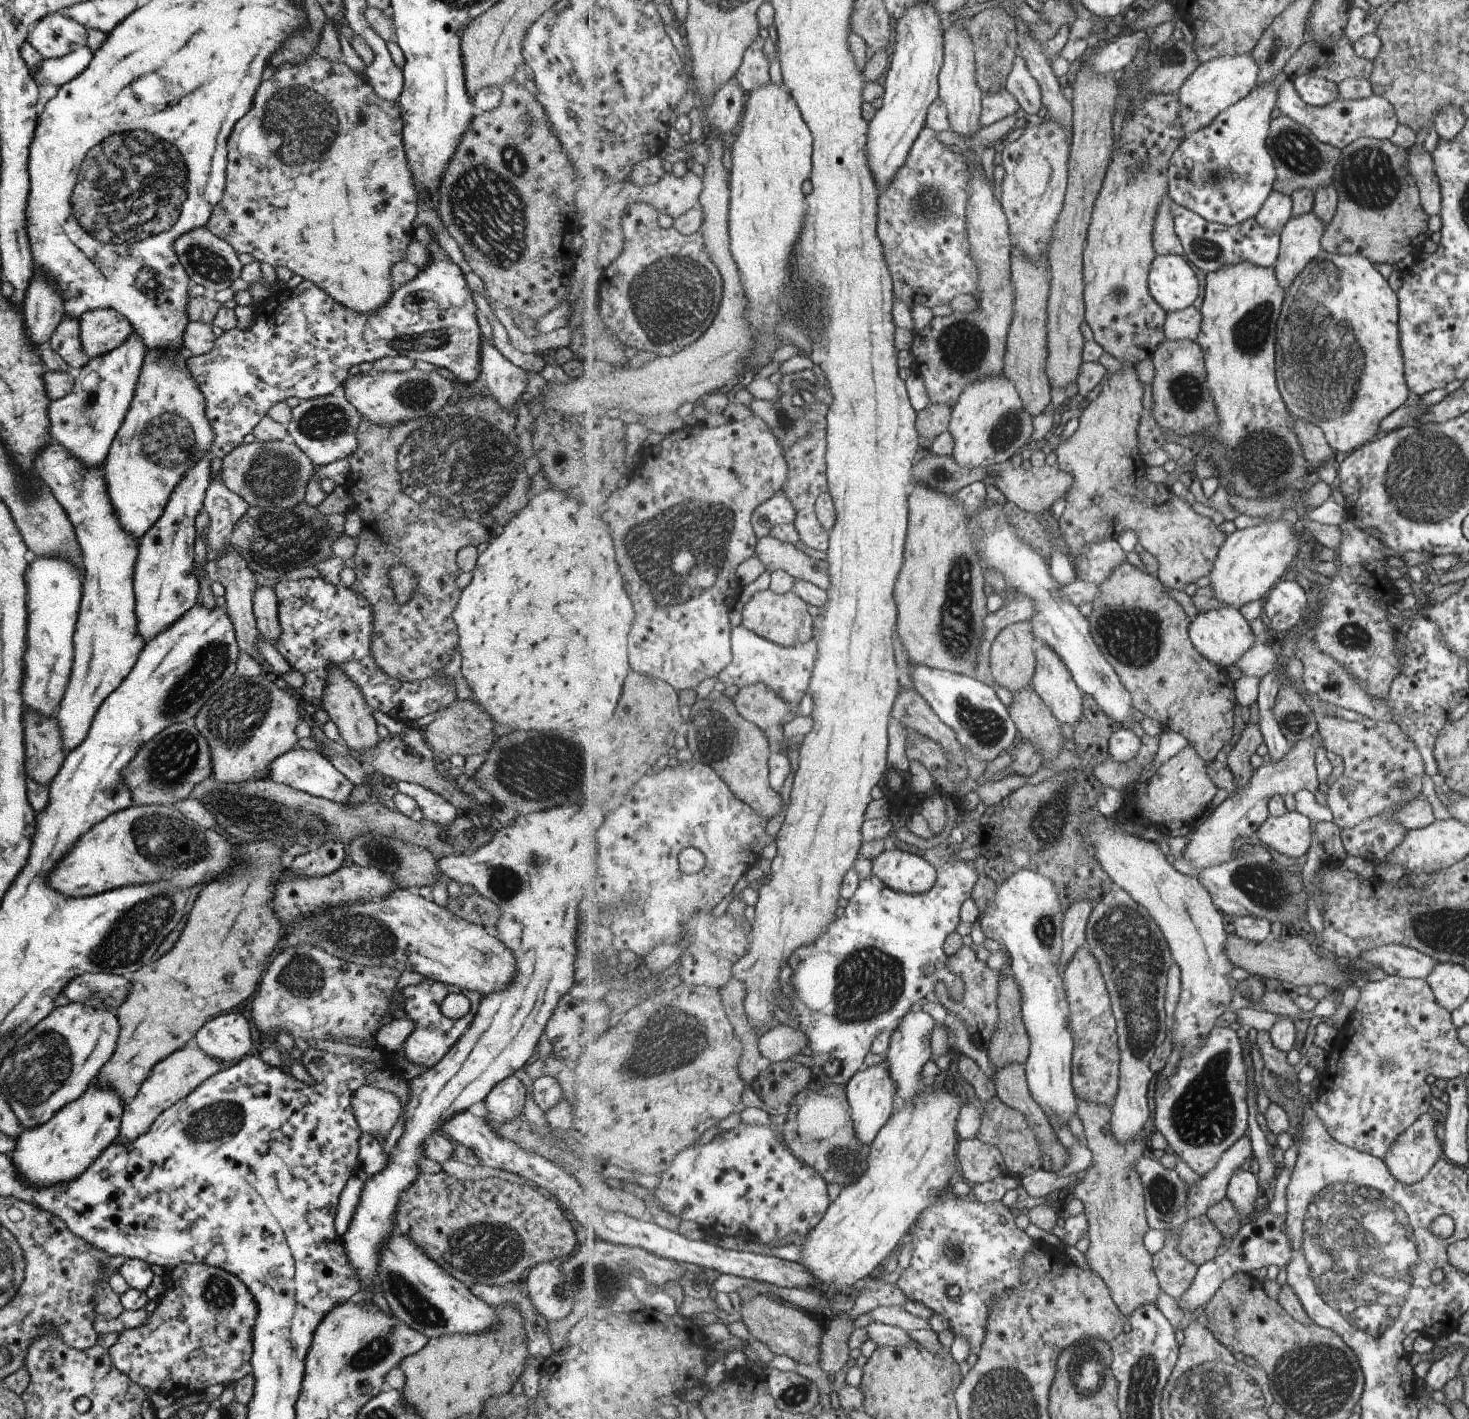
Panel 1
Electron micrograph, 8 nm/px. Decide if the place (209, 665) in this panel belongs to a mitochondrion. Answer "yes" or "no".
yes

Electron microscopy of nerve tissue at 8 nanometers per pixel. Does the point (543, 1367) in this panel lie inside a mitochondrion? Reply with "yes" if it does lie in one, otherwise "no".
no

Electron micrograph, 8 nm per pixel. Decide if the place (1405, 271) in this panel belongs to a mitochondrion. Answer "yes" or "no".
no

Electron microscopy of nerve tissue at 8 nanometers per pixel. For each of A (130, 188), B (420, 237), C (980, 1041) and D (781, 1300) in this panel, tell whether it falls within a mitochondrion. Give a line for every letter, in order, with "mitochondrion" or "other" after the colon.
A: mitochondrion
B: other
C: other
D: other

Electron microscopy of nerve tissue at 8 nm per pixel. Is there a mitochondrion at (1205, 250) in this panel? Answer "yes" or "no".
yes

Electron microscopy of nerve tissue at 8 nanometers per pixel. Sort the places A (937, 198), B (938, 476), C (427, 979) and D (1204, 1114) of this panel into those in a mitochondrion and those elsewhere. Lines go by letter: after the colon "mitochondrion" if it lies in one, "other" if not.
A: mitochondrion
B: mitochondrion
C: other
D: mitochondrion

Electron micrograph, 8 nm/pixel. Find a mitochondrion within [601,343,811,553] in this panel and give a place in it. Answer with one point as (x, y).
(787, 423)

